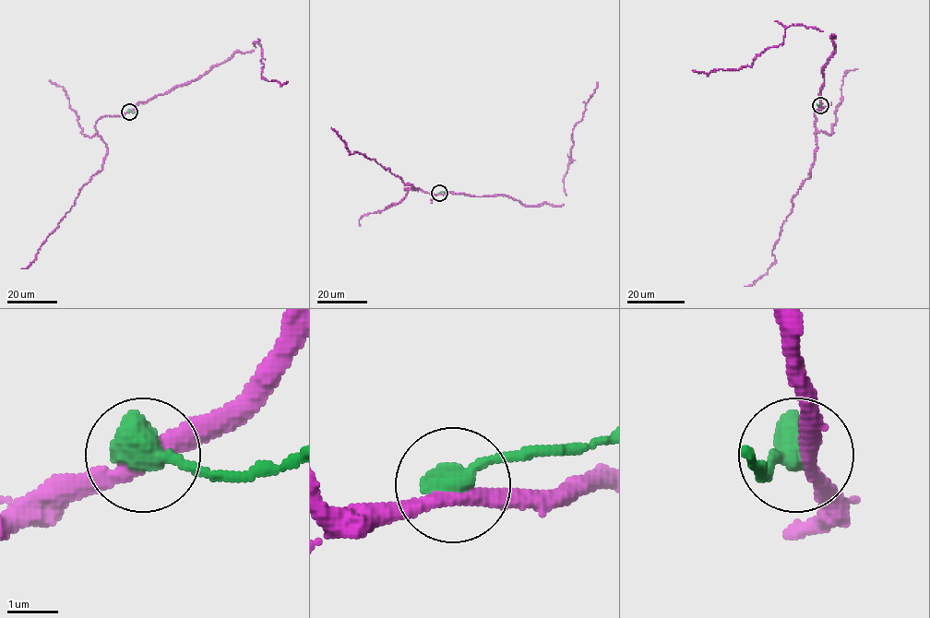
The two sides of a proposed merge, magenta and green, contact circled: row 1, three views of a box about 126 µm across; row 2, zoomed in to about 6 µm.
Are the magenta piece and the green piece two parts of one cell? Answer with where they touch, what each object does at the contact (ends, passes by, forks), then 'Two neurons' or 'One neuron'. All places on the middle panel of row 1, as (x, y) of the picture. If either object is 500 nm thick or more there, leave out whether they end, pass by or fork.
Place: (439, 193). Two neurons

